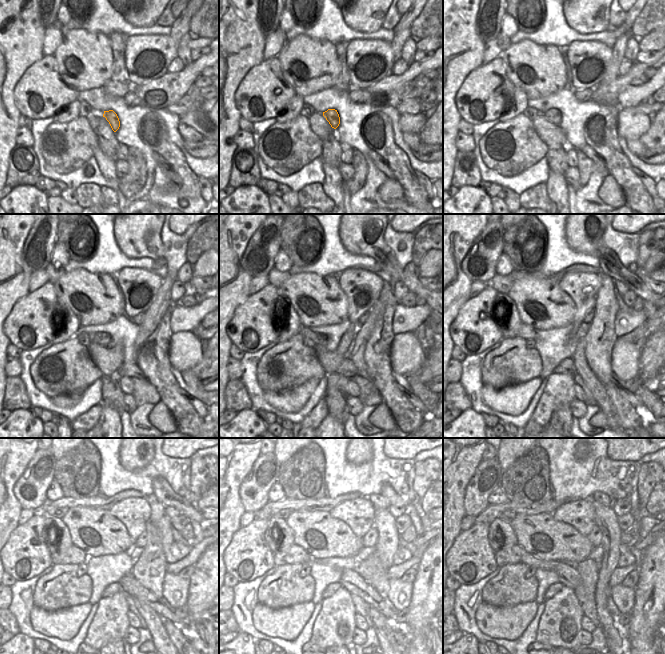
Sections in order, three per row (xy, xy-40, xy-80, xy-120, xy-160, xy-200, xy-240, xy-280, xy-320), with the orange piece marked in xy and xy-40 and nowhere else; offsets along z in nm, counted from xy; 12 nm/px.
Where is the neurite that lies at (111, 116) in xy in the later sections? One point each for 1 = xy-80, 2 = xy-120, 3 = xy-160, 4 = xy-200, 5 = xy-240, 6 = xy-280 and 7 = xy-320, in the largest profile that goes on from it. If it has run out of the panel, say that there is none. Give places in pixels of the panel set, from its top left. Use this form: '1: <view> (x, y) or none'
1: xy-80 (553, 115)
2: xy-120 (102, 338)
3: xy-160 (304, 331)
4: xy-200 (523, 330)
5: xy-240 (74, 555)
6: xy-280 (294, 554)
7: xy-320 (508, 554)

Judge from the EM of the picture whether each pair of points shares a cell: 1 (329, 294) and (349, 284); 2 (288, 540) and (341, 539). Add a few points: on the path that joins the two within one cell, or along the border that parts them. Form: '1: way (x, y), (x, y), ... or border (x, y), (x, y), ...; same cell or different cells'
1: border (336, 276), (339, 286), (347, 297), (347, 310); different cells
2: border (285, 520), (293, 532), (295, 543); different cells

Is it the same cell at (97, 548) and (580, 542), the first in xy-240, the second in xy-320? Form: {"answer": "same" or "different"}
{"answer": "same"}

